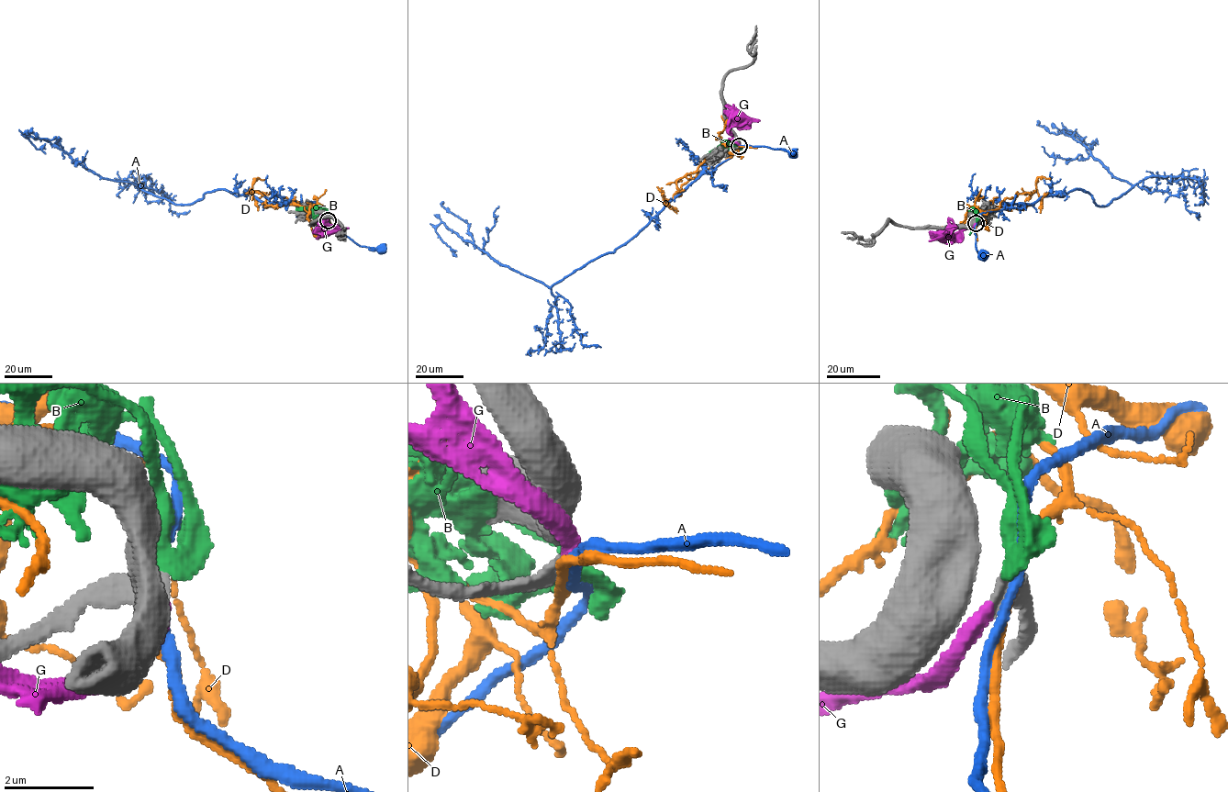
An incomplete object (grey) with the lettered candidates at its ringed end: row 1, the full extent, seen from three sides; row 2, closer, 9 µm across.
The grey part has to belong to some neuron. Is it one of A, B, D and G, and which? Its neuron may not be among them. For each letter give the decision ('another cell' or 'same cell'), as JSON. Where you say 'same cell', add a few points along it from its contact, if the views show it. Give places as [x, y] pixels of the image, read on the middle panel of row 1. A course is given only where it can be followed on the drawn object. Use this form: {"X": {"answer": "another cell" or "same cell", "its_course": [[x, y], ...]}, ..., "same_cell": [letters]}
{"A": {"answer": "another cell"}, "B": {"answer": "another cell"}, "D": {"answer": "another cell"}, "G": {"answer": "same cell", "its_course": [[740, 146], [728, 127], [737, 115]]}, "same_cell": ["G"]}

